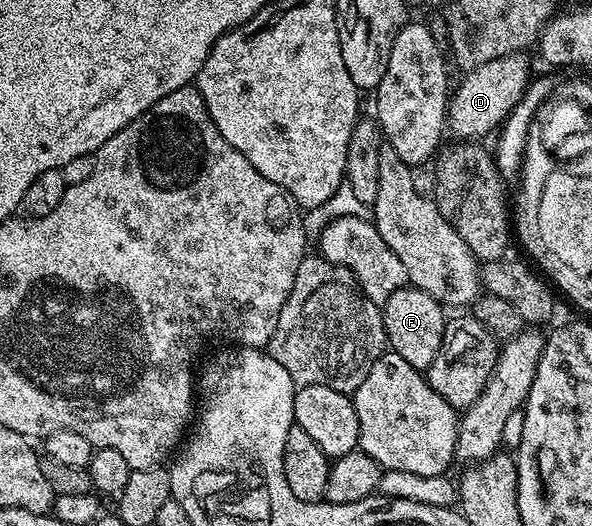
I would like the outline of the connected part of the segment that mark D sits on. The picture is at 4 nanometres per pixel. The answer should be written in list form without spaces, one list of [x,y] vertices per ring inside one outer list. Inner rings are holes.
[[[522,53],[498,57],[496,61],[488,61],[484,65],[480,65],[475,71],[465,72],[459,83],[457,80],[448,104],[448,127],[451,132],[454,130],[453,138],[455,140],[482,141],[485,140],[485,135],[492,134],[491,136],[493,136],[501,128],[510,111],[522,99],[522,95],[525,94],[531,83],[530,63],[525,59],[526,57]]]

